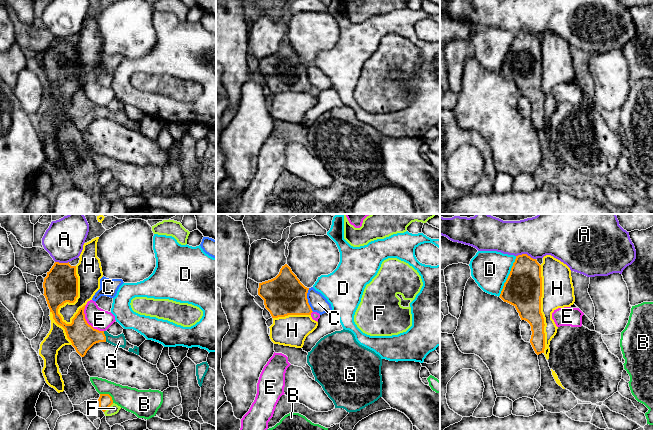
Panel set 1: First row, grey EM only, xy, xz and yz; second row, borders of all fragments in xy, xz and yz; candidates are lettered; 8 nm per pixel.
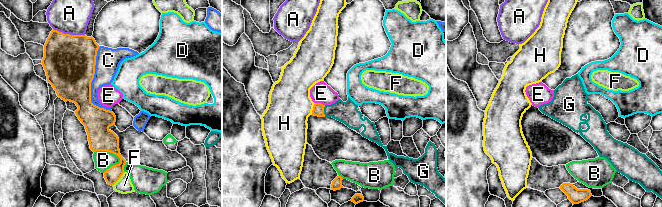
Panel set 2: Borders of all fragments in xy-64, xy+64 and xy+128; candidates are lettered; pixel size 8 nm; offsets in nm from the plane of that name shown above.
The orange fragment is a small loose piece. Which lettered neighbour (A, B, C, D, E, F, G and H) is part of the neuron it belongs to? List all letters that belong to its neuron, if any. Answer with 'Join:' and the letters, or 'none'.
Join: G

